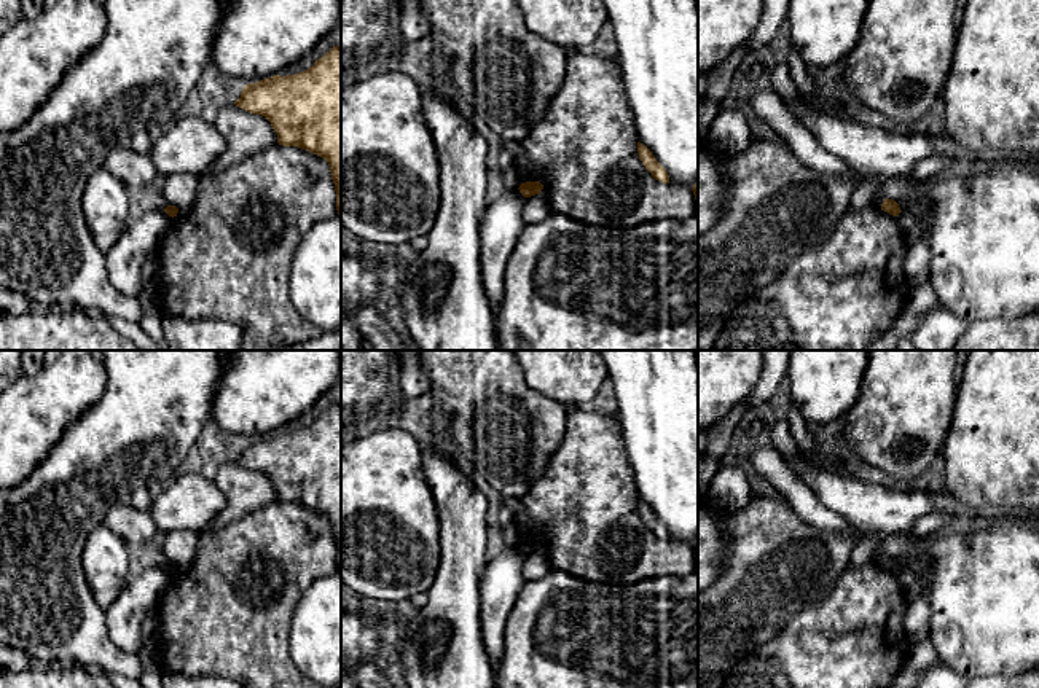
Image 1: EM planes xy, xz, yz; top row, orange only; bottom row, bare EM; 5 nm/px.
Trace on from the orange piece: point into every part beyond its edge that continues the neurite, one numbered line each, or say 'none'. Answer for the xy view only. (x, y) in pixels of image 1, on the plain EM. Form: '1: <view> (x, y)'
none

